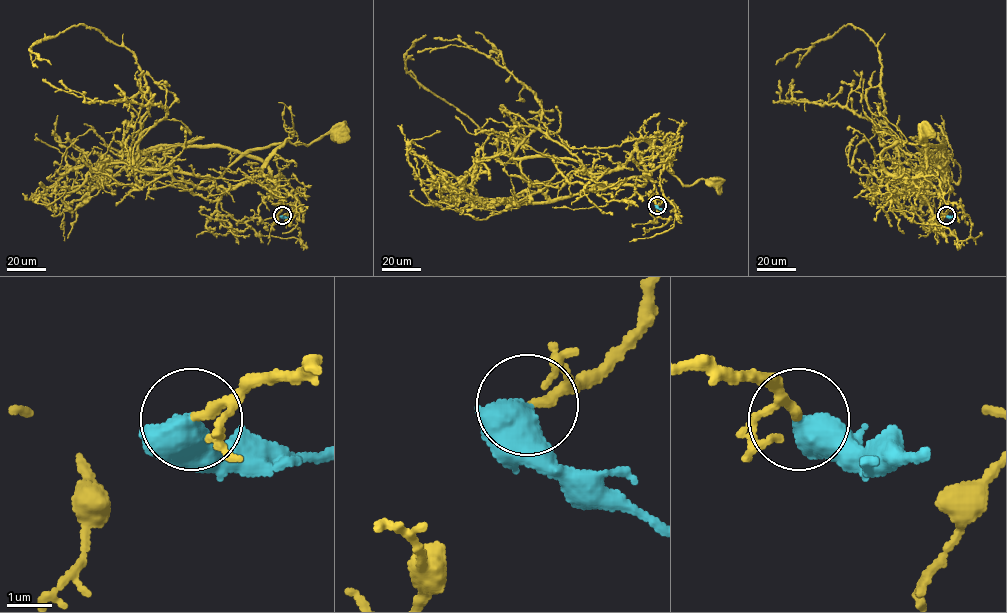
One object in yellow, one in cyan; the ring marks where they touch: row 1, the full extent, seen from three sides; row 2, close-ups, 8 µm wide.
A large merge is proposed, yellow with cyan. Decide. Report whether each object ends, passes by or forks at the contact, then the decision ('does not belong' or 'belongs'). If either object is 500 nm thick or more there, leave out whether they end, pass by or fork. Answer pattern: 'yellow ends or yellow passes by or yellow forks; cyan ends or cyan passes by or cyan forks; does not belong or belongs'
belongs

